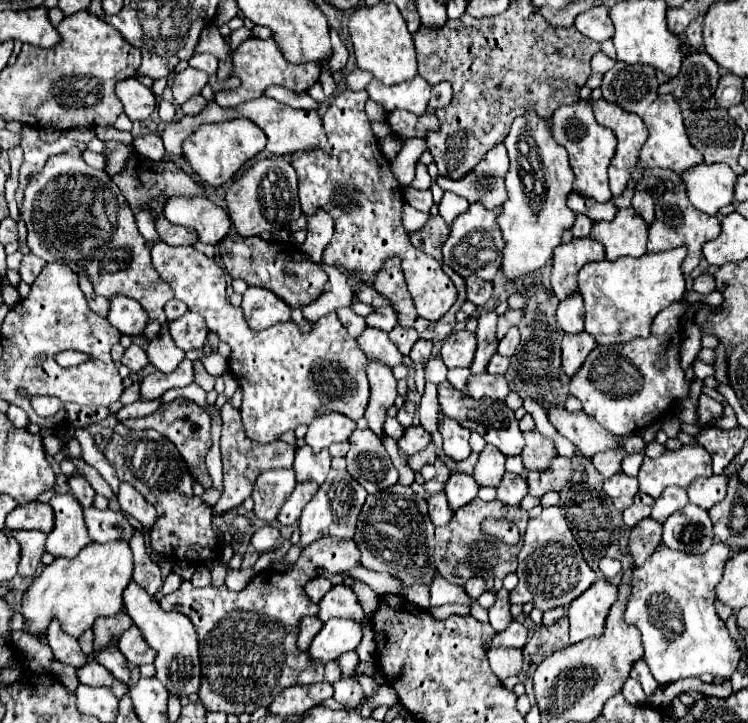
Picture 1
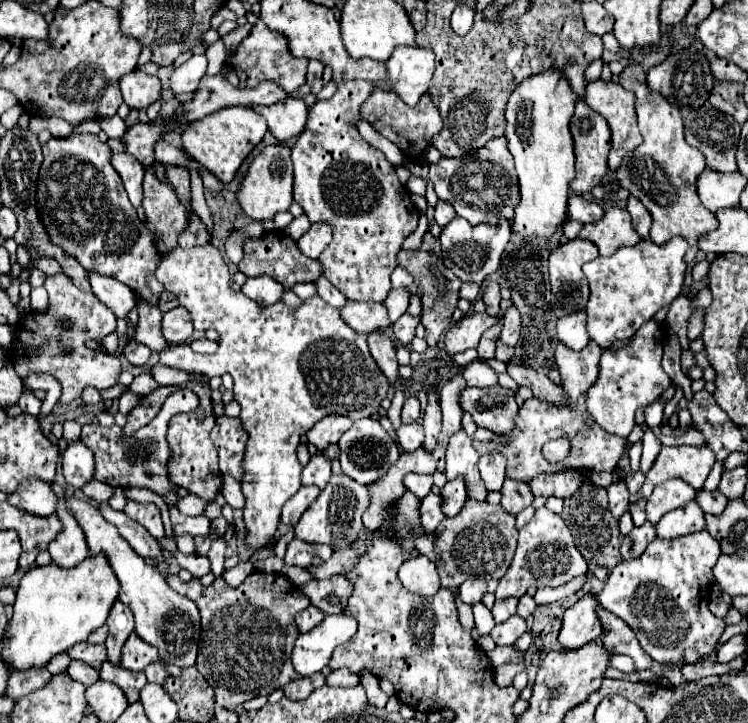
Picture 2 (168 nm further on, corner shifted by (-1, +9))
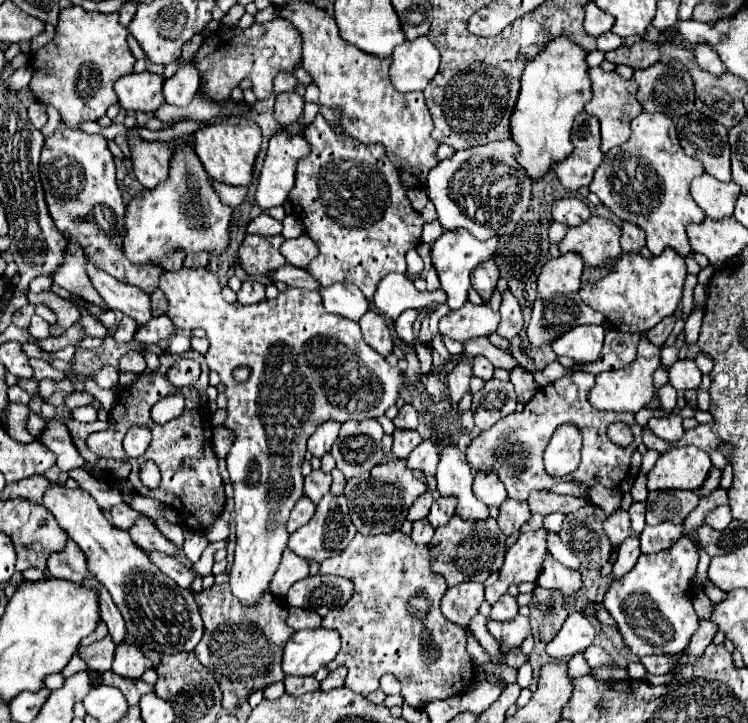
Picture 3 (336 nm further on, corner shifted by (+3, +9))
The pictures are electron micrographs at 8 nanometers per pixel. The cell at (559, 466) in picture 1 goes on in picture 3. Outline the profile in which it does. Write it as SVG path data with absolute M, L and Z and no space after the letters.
M532 491L532 495L528 497L530 511L540 513L540 515L550 515L554 511L574 513L586 506L597 507L590 498L574 499L568 495L554 495L550 491Z

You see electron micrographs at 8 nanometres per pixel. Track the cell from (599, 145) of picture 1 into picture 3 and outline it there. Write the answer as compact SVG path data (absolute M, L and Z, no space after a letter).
M580 111L574 119L570 131L570 141L574 151L564 159L552 165L560 183L572 191L578 191L584 185L592 183L596 167L602 163L604 153L600 151L600 123L596 117Z

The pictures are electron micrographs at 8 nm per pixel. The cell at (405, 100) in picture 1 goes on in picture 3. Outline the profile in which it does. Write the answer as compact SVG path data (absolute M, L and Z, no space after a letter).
M418 37L398 45L392 53L390 77L400 93L424 91L440 65L438 49L426 39Z

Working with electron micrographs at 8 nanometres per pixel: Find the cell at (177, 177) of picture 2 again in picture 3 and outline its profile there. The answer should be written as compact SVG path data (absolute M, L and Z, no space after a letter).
M132 127L128 133L128 145L130 145L130 159L132 159L132 171L136 179L152 189L168 177L170 169L170 157L172 149L168 141L144 141L138 135L138 127Z

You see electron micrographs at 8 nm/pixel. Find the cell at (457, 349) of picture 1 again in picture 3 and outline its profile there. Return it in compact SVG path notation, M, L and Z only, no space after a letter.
M468 301L458 311L450 311L446 317L440 319L440 333L464 343L468 339L486 337L494 333L498 323L500 323L498 311L492 311L486 303L474 305Z

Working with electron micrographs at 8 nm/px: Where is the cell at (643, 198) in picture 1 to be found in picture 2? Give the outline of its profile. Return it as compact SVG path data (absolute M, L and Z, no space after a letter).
M628 197L626 209L628 209L628 213L632 215L632 221L634 221L636 231L638 231L642 237L648 237L650 223L652 223L652 215L648 215L646 207L644 207L636 197Z

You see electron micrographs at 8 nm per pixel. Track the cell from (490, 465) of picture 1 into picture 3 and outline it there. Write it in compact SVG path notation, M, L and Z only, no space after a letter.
M478 473L476 475L474 495L476 495L476 499L480 499L482 503L492 505L492 507L500 507L508 499L506 489L500 483L500 479L496 479L496 475L490 475L490 473Z

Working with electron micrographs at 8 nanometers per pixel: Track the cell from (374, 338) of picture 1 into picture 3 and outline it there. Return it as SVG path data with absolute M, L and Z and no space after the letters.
M334 283L332 287L320 287L318 295L328 313L336 313L352 321L358 321L370 309L370 303L362 291L358 287L352 287L352 283Z

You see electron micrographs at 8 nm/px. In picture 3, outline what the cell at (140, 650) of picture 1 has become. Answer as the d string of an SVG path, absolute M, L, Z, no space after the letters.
M118 645L116 657L112 663L112 671L126 679L140 679L146 669L152 667L152 661L142 655L142 651L136 645Z

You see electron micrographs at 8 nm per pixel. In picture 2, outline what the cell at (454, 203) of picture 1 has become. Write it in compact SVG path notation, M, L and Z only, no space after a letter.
M438 201L438 203L436 203L434 219L436 219L436 223L438 223L440 227L448 225L448 221L452 221L454 217L456 217L456 211L454 211L452 203L448 203L448 201Z

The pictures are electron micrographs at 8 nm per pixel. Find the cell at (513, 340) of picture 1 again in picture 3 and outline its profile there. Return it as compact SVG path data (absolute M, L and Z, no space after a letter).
M506 289L502 293L502 305L500 305L500 315L502 321L498 325L498 335L502 335L504 339L512 339L520 333L524 321L522 321L522 309L518 305L518 299L510 293L510 289Z

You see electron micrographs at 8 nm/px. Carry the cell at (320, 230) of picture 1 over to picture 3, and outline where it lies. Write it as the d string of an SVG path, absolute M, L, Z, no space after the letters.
M304 233L304 235L296 237L296 239L284 241L282 247L280 247L280 253L284 255L284 259L286 259L288 265L306 269L308 263L318 255L318 247L316 247L316 243Z

